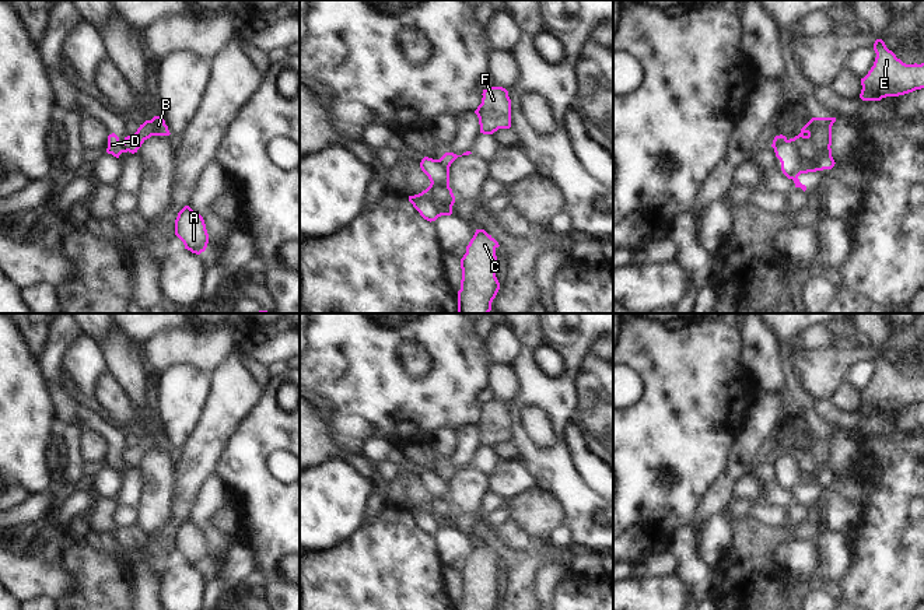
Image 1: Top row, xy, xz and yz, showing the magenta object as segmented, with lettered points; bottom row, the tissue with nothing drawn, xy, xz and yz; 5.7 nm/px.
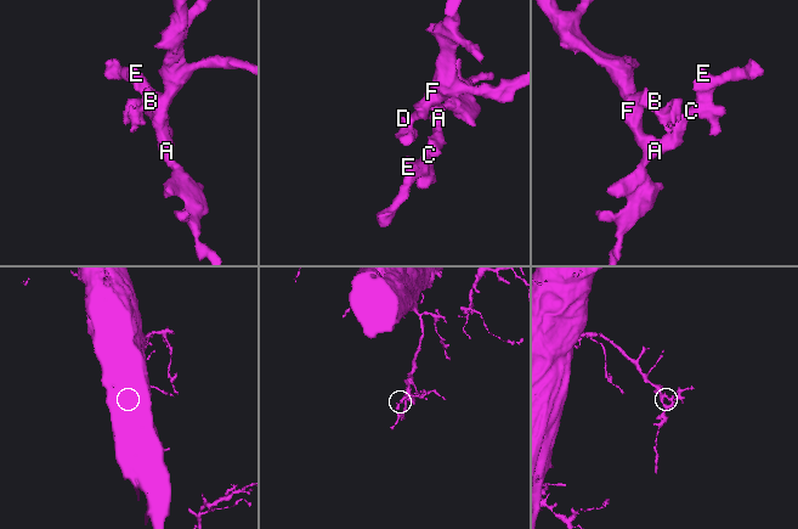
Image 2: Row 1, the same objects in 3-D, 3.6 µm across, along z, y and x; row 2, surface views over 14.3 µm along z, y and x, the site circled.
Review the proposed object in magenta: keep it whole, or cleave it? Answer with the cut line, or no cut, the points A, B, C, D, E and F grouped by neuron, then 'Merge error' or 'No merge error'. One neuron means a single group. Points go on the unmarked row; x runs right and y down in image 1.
Split along xz (437, 473), (448, 484). Groups: A B C E F / D. Merge error

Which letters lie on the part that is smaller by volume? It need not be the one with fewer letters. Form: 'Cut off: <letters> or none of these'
Cut off: D

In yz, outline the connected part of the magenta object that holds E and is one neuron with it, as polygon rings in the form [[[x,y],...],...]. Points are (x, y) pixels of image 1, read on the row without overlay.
[[[882,353],[875,354],[874,364],[876,367],[874,379],[861,392],[860,411],[862,414],[881,414],[924,402],[924,376],[903,376]]]

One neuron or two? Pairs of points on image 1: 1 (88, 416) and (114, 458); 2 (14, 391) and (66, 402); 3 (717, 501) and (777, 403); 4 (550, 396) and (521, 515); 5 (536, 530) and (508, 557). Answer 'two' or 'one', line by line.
1: one
2: two
3: one
4: two
5: two

